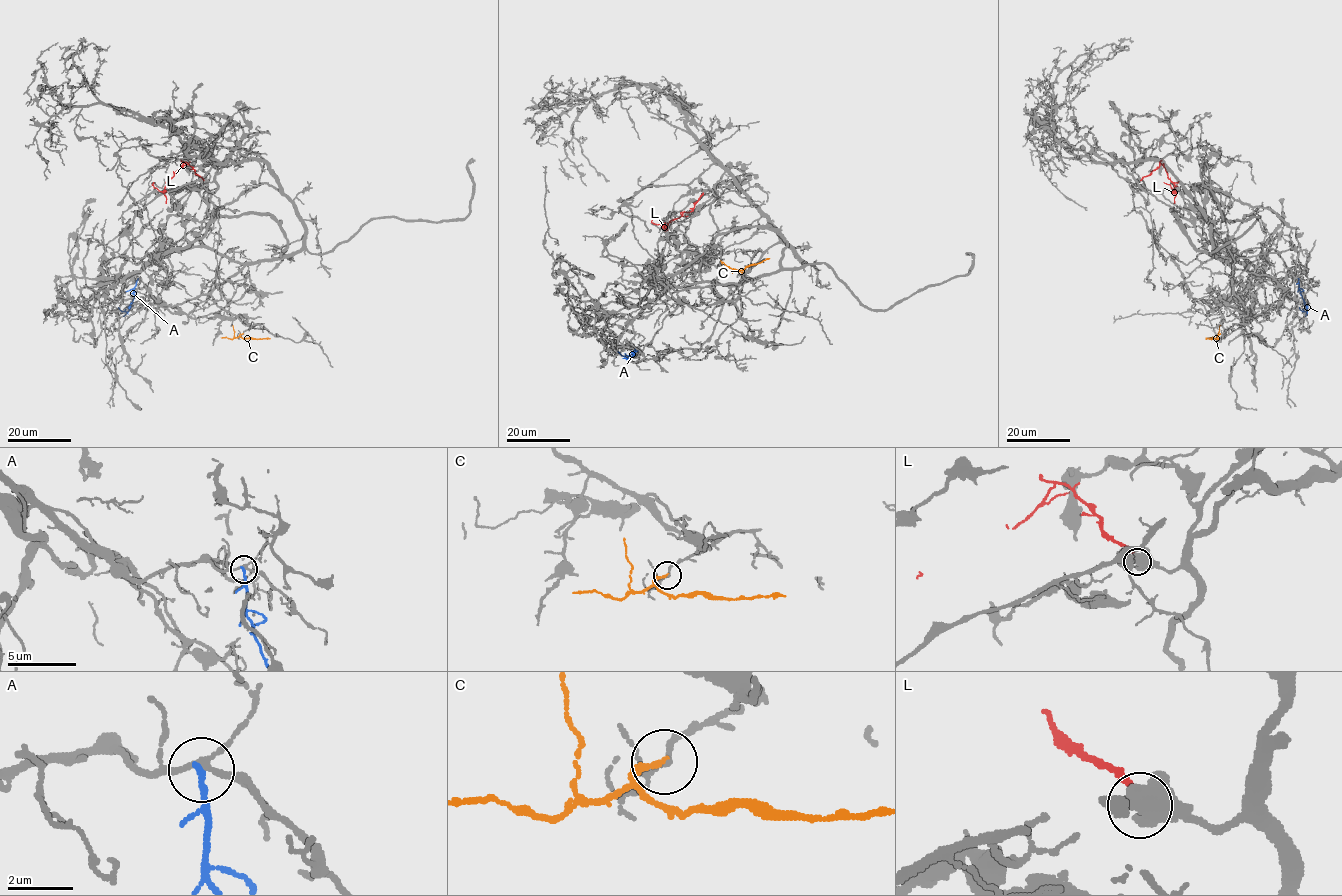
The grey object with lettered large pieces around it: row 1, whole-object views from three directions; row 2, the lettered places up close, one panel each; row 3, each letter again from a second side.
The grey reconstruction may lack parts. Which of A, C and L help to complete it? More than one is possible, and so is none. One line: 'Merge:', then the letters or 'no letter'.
Merge: no letter

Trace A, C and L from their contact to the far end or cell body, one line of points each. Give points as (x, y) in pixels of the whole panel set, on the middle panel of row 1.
A: (637, 351), (628, 359), (617, 352)
C: (742, 273), (740, 270), (769, 258)
L: (703, 193), (692, 209), (671, 220), (665, 227), (654, 224), (652, 216)

